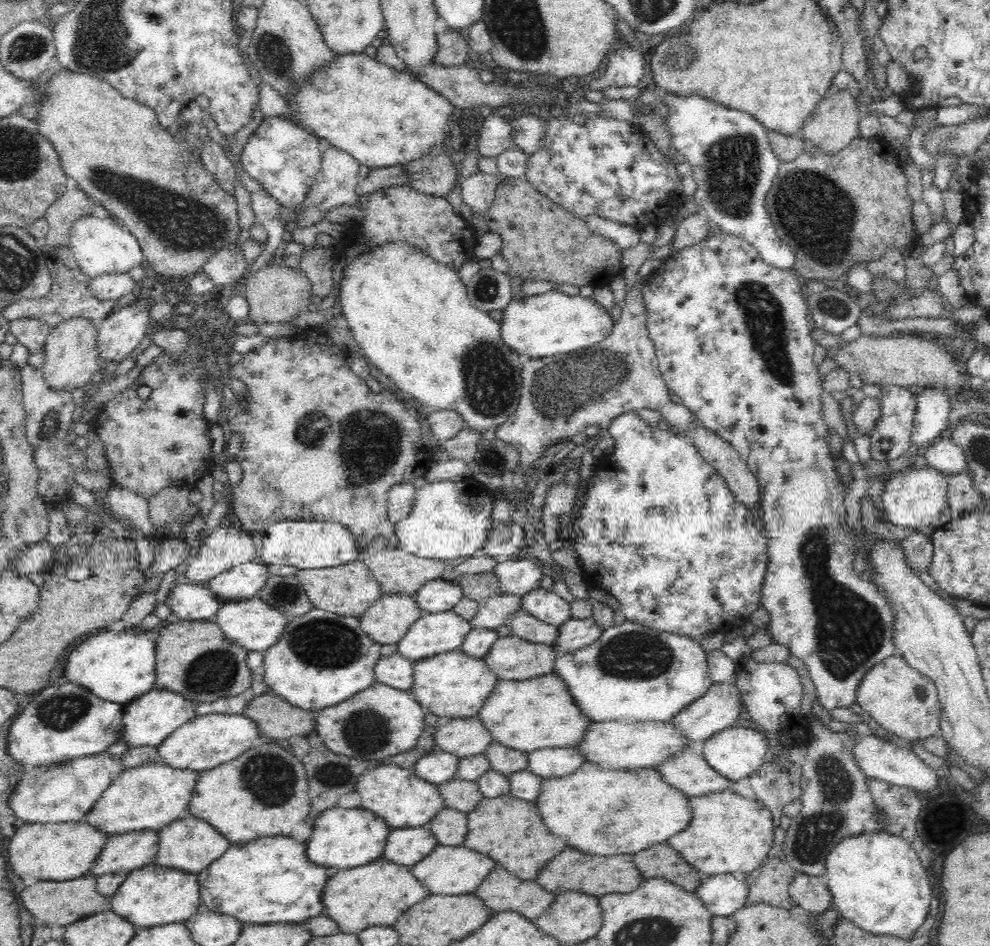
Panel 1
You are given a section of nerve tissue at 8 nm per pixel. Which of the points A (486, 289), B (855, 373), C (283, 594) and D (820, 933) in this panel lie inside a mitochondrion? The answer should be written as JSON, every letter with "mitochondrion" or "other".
{"A":"mitochondrion","B":"other","C":"mitochondrion","D":"other"}

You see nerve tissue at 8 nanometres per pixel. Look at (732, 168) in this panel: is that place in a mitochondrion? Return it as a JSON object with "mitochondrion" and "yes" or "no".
{"mitochondrion":"yes"}

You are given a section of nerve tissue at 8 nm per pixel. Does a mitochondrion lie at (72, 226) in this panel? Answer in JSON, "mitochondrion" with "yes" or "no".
{"mitochondrion":"no"}

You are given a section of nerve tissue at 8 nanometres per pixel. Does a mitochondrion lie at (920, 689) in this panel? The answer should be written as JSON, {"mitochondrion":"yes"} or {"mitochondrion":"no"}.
{"mitochondrion":"yes"}

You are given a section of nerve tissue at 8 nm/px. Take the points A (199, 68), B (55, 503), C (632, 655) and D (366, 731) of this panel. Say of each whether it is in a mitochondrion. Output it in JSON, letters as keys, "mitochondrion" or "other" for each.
{"A":"other","B":"other","C":"mitochondrion","D":"mitochondrion"}

